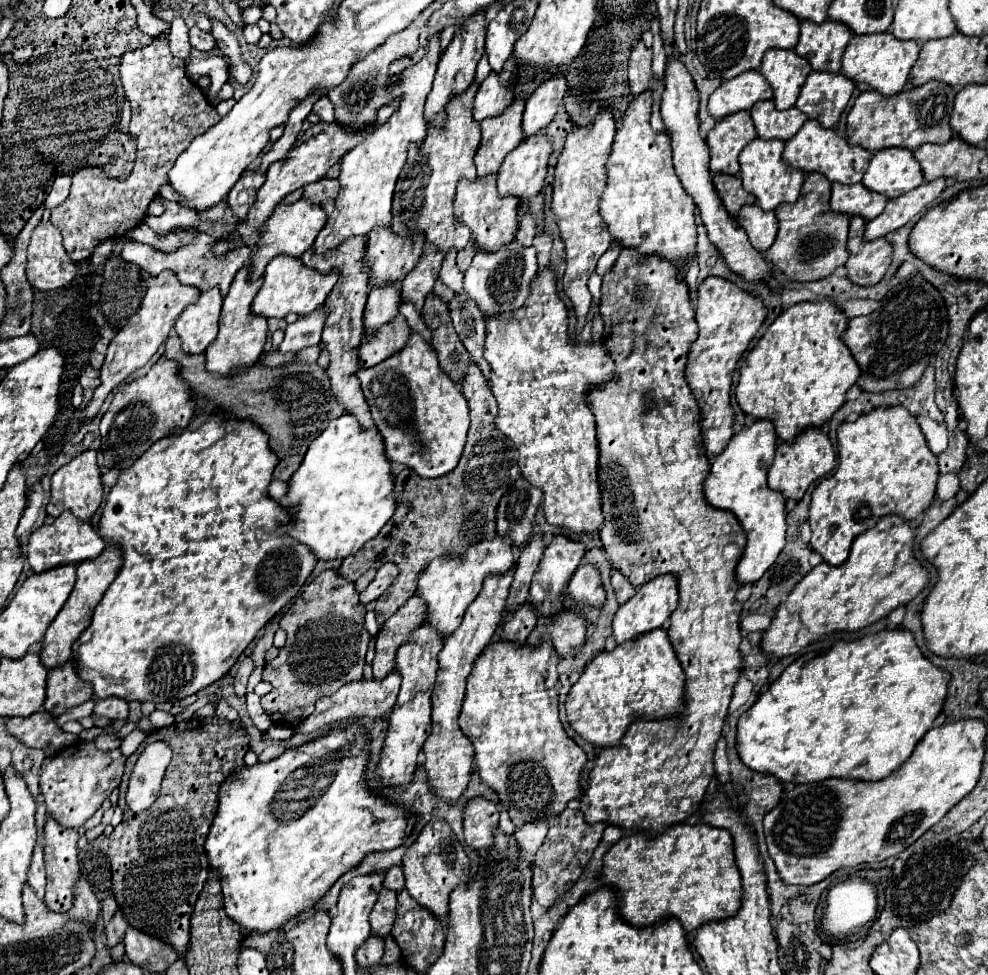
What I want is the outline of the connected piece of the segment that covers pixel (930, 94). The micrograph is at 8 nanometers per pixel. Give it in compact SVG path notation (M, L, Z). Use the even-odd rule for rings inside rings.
M928 80L922 86L912 86L894 96L882 96L880 92L866 90L856 98L852 110L848 112L846 138L850 144L860 144L870 152L890 146L916 150L926 142L944 144L954 136L950 126L954 96L956 90L950 84L938 80Z

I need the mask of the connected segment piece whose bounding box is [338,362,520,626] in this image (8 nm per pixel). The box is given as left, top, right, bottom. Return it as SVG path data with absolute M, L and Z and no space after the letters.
M472 362L468 376L464 378L462 392L470 406L470 432L468 442L462 452L460 464L452 474L436 480L424 480L412 470L404 468L394 476L394 496L396 510L394 516L378 532L376 540L364 544L356 556L342 562L338 574L355 582L357 572L348 572L348 566L362 564L362 560L372 562L398 562L400 574L392 588L384 592L376 606L376 622L382 626L400 606L404 606L416 592L416 584L426 566L440 556L464 554L472 544L480 540L494 540L496 536L496 508L500 498L506 494L508 486L520 476L518 472L518 450L494 424L498 414L496 398L490 392L488 382L484 382L482 372Z

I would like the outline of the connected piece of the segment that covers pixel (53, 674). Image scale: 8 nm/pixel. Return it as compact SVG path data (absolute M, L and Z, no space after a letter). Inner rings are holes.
M66 662L64 666L48 672L44 710L50 712L52 716L60 716L90 698L92 698L90 684L84 684L76 676L76 668L72 662Z

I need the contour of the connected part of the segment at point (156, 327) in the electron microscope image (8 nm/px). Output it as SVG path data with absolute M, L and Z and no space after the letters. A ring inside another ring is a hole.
M164 270L164 272L160 272L160 274L154 278L154 284L146 290L146 296L144 296L144 300L142 300L142 304L140 304L138 314L130 318L130 322L126 324L126 328L120 330L120 332L114 336L114 340L110 342L110 346L108 346L106 360L104 360L104 364L102 364L102 368L100 368L102 384L96 388L92 402L86 406L86 414L84 414L86 420L94 418L94 416L100 412L104 398L114 390L114 386L122 384L132 372L136 372L138 368L142 368L142 366L152 358L152 354L154 354L154 352L162 346L162 342L170 336L170 332L172 332L172 328L174 328L176 316L184 310L184 306L196 302L196 300L200 298L200 294L202 294L202 292L200 292L198 288L182 284L182 282L178 280L176 272L172 272L172 270Z

